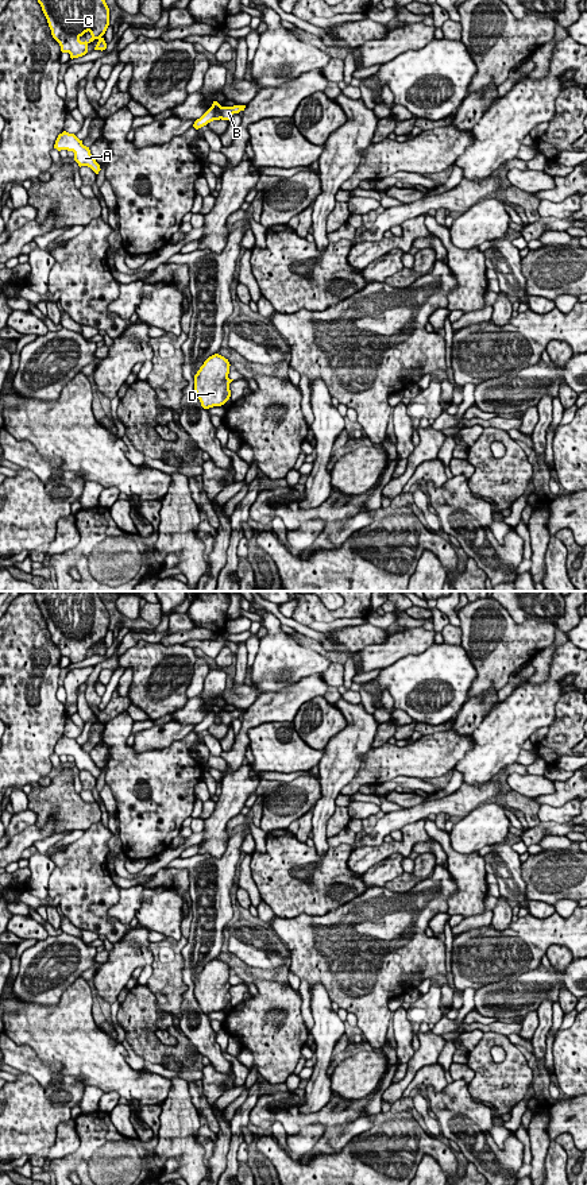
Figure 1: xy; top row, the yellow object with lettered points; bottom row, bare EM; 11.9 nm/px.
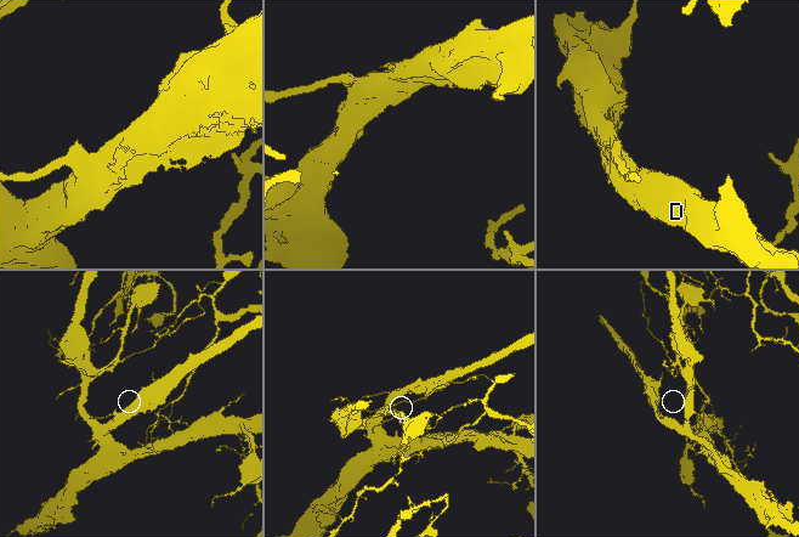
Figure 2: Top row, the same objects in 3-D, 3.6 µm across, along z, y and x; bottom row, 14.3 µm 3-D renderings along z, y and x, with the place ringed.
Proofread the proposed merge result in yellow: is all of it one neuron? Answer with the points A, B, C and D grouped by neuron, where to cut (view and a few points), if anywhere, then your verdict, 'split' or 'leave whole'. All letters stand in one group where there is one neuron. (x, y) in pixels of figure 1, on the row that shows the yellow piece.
groups A B / C D; cut xy (212, 104), (220, 118); split

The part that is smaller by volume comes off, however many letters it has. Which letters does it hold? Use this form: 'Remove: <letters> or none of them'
Remove: A, B

